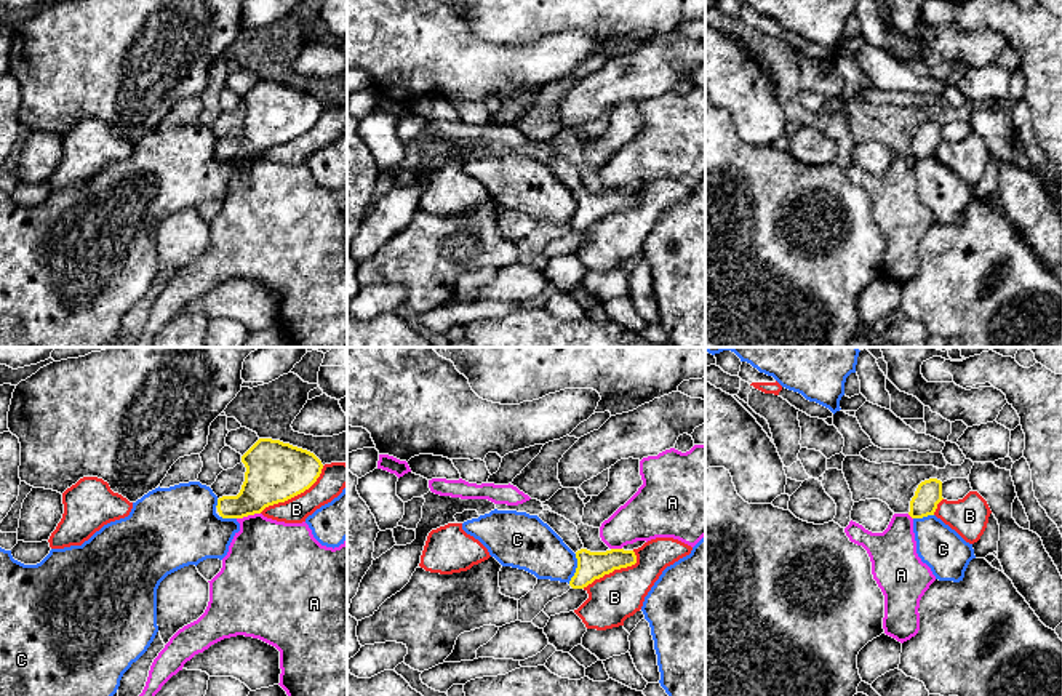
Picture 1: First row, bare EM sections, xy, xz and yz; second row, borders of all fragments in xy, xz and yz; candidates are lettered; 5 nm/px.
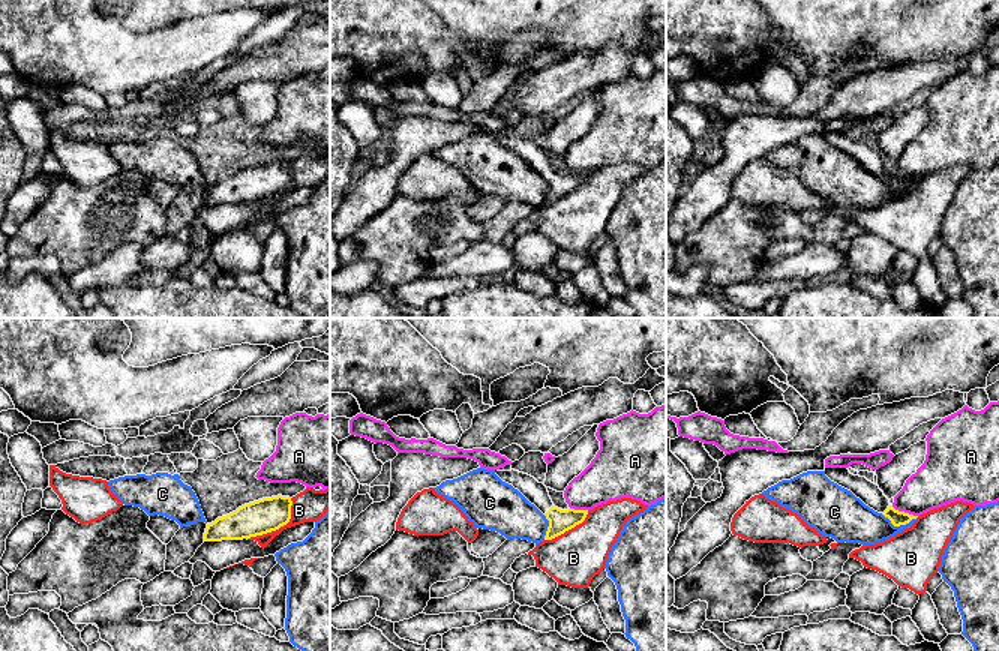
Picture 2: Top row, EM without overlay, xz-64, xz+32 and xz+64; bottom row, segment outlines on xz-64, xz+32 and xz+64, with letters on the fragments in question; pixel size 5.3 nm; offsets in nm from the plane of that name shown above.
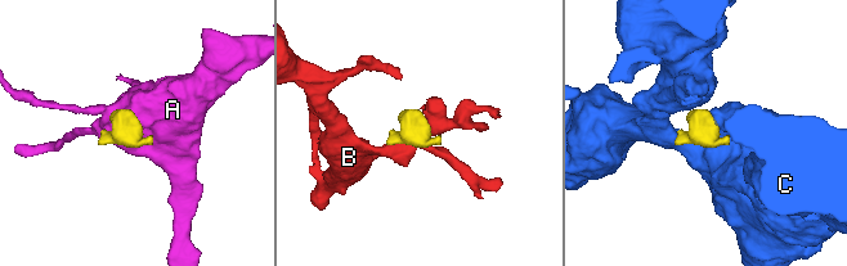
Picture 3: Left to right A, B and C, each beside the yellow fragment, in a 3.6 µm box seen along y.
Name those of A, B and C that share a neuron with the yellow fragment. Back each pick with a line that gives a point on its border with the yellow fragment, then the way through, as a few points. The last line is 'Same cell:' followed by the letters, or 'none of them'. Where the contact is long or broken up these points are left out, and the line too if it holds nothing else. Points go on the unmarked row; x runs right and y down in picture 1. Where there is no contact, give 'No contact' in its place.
Same cell: none of them

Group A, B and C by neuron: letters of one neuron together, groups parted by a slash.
A / B / C

